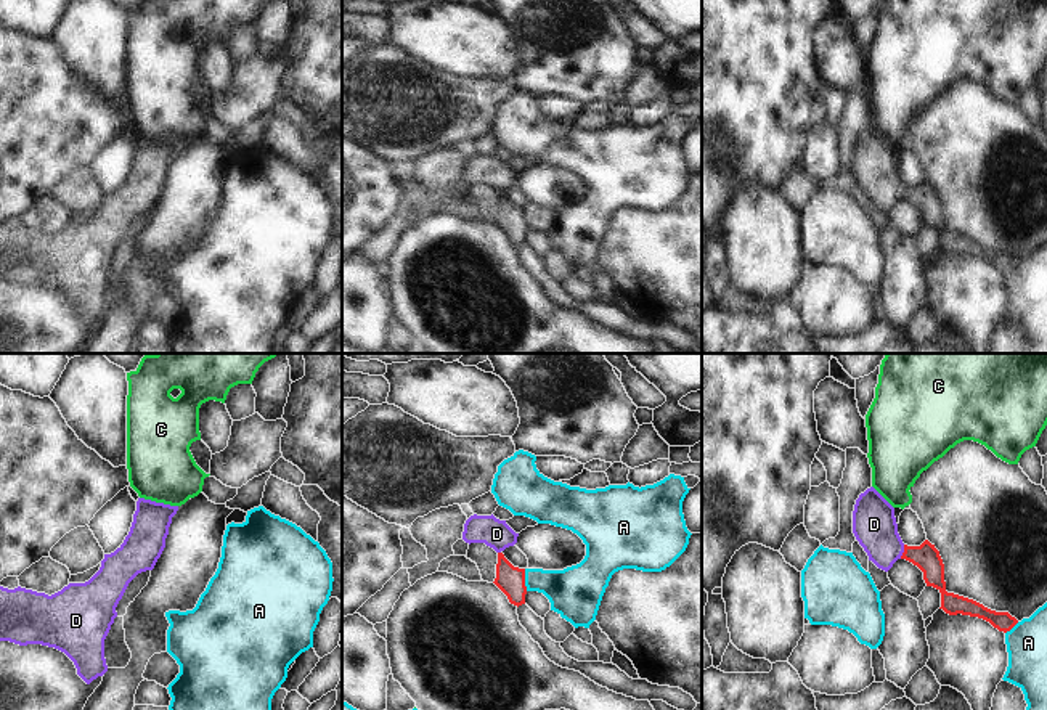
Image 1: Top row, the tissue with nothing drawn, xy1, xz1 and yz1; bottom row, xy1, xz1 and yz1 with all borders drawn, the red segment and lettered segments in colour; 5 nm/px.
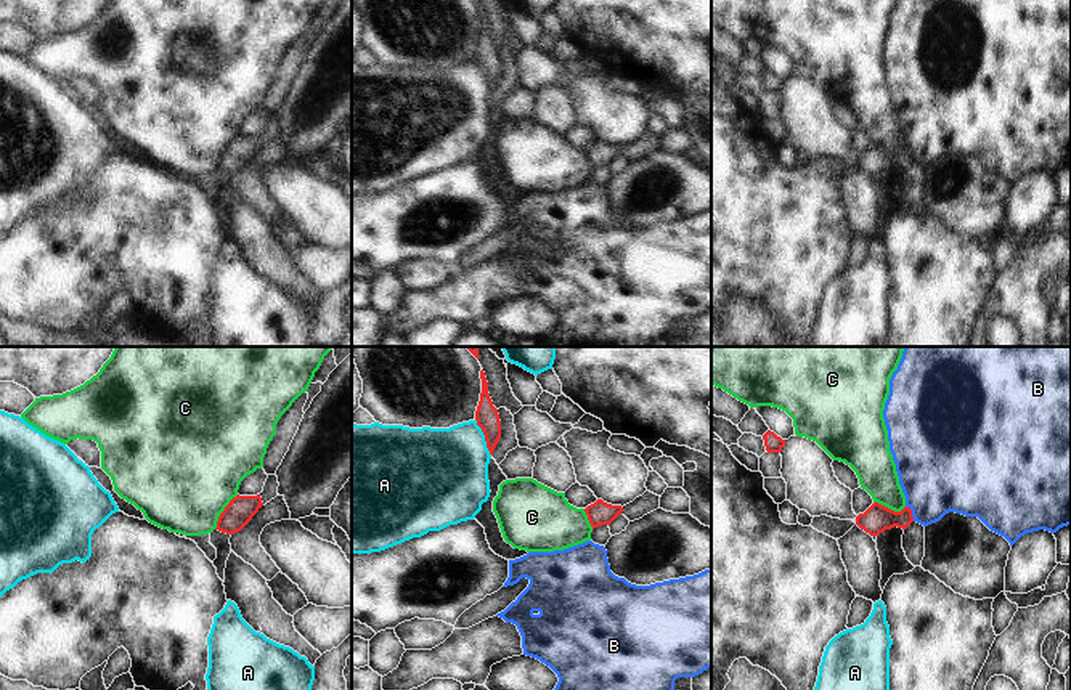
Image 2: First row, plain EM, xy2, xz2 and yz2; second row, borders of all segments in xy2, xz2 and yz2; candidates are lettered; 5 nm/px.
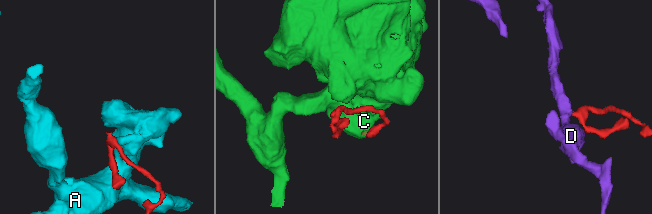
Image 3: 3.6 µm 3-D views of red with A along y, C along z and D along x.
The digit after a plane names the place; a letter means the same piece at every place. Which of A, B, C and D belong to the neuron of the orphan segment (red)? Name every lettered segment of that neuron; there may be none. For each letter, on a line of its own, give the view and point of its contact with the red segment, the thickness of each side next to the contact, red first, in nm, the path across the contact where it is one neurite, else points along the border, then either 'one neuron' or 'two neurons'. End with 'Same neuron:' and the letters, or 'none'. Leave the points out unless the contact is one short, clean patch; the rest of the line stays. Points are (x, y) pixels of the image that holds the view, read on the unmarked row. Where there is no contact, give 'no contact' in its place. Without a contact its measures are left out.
A: contact xz2 (485, 77); calibres 120 and 420 nm; two neurons
B: contact yz2 (911, 154); calibres 140 and 400 nm; border yz2 (906, 146), (914, 161); two neurons
C: contact xy2 (223, 151); calibres 140 and 500 nm; border xy2 (238, 135), (220, 154), (214, 169); two neurons
D: contact yz1 (904, 191); calibres 130 and 220 nm; way yz1 (927, 198), (904, 191), (874, 164); one neuron
Same neuron: D

